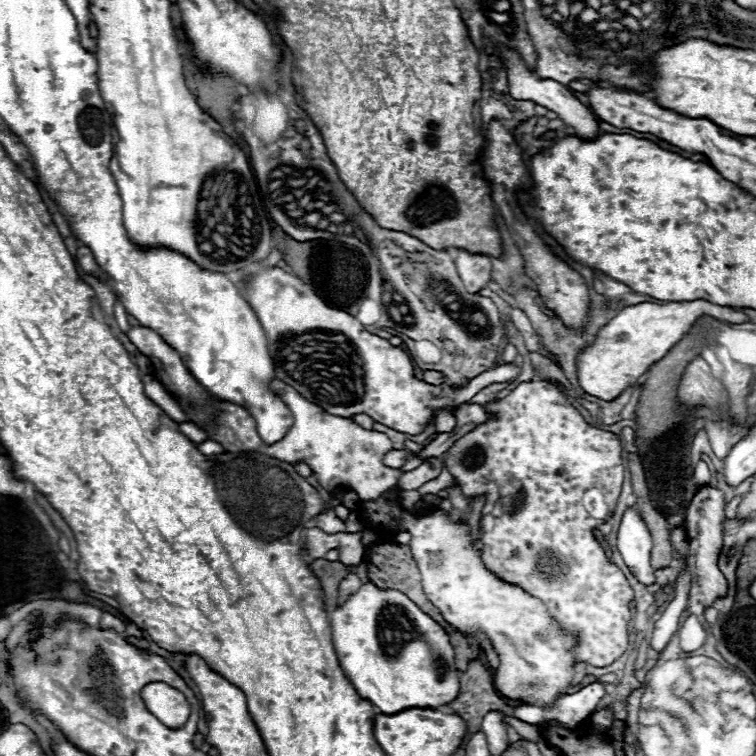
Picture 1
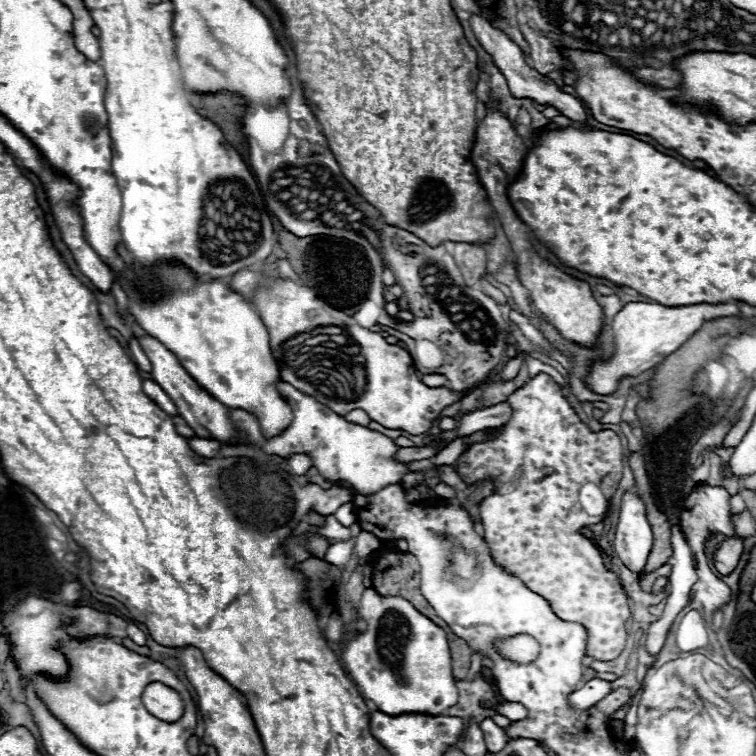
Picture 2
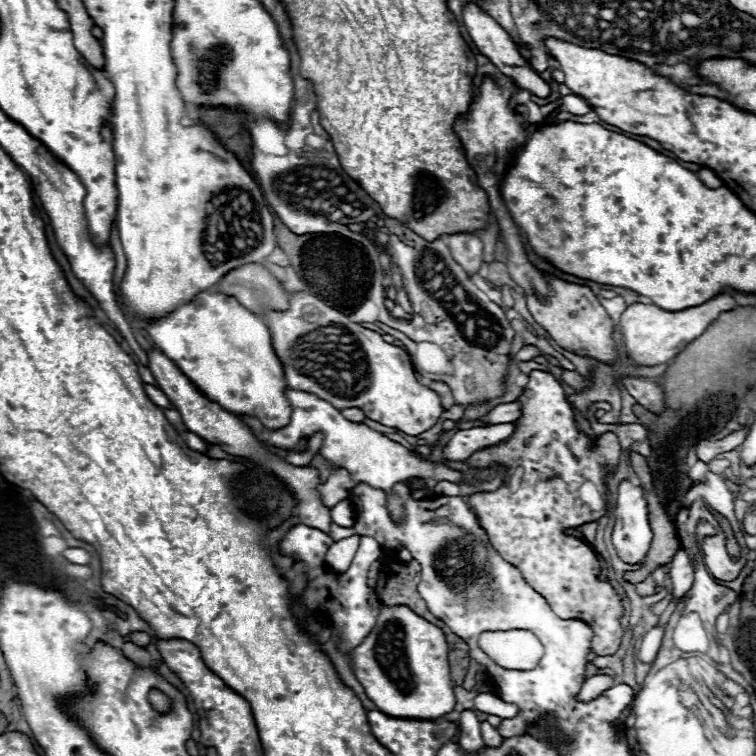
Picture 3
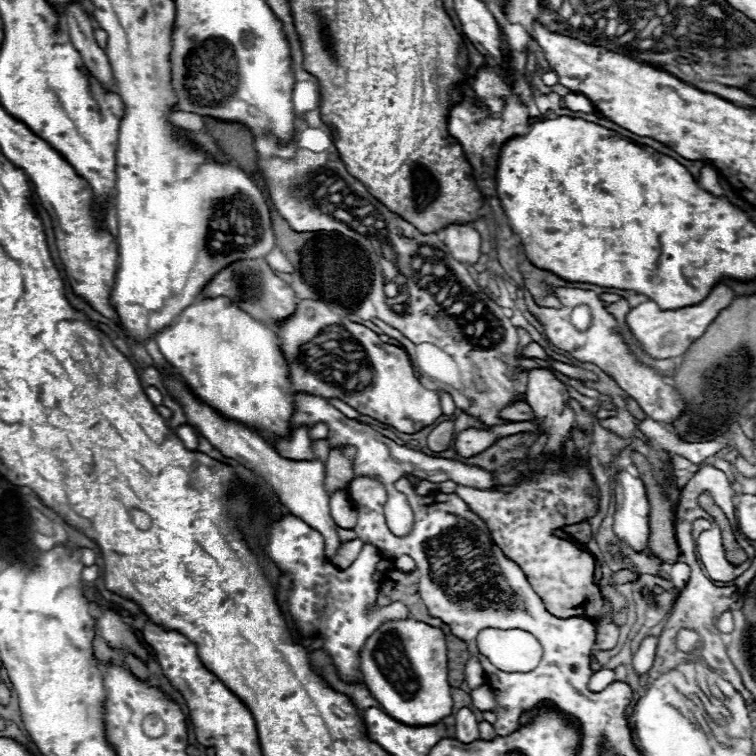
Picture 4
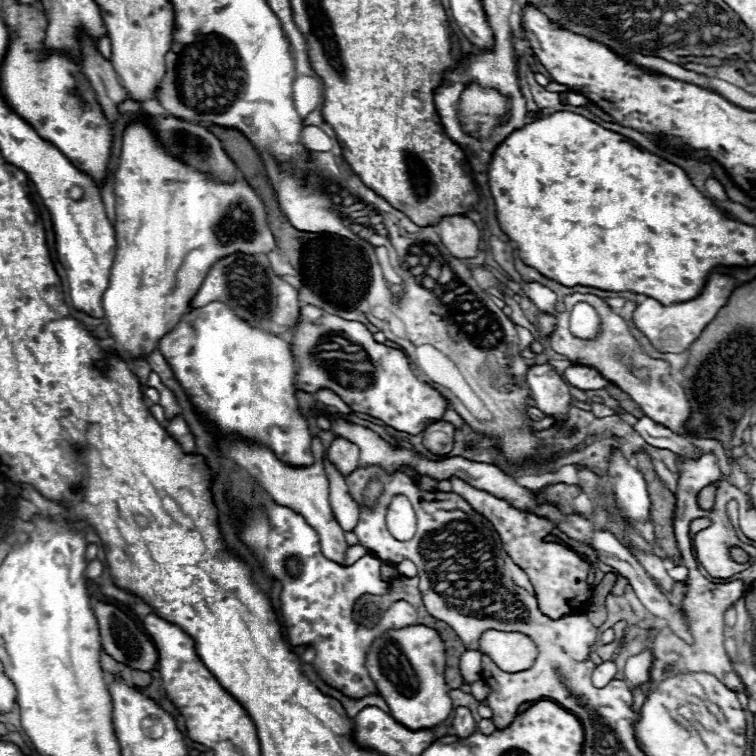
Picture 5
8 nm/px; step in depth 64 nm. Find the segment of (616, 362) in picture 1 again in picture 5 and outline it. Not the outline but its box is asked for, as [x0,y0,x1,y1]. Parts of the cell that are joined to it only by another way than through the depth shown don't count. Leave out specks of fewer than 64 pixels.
[632,272,734,352]

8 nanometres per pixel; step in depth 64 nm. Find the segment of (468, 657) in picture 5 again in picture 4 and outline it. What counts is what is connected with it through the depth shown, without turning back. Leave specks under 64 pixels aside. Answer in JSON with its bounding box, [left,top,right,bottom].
[464,656,486,688]

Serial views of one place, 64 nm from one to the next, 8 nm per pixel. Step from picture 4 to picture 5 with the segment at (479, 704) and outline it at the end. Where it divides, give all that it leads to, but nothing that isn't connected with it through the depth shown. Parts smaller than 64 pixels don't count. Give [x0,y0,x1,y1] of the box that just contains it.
[470,680,488,704]

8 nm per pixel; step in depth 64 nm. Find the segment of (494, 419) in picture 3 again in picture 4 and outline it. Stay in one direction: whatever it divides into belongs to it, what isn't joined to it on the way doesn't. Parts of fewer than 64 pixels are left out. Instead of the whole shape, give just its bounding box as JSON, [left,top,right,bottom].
[502,402,534,422]

